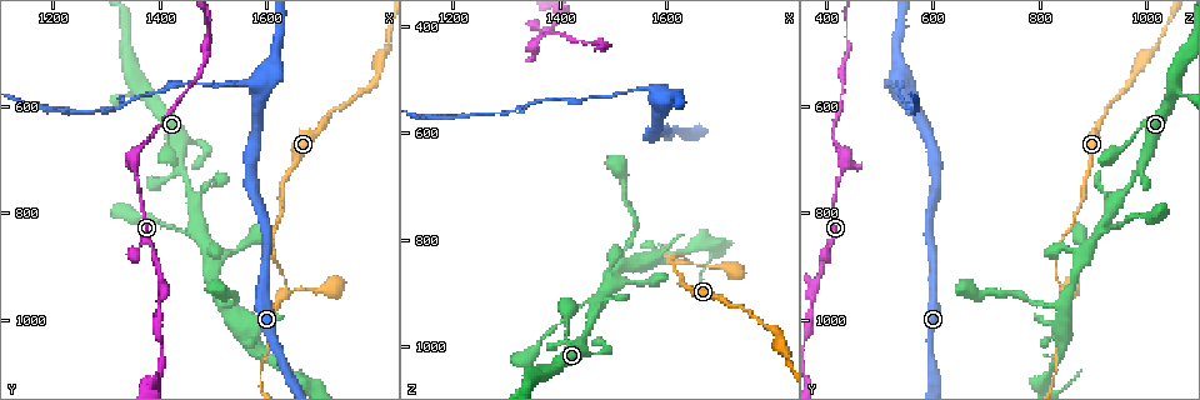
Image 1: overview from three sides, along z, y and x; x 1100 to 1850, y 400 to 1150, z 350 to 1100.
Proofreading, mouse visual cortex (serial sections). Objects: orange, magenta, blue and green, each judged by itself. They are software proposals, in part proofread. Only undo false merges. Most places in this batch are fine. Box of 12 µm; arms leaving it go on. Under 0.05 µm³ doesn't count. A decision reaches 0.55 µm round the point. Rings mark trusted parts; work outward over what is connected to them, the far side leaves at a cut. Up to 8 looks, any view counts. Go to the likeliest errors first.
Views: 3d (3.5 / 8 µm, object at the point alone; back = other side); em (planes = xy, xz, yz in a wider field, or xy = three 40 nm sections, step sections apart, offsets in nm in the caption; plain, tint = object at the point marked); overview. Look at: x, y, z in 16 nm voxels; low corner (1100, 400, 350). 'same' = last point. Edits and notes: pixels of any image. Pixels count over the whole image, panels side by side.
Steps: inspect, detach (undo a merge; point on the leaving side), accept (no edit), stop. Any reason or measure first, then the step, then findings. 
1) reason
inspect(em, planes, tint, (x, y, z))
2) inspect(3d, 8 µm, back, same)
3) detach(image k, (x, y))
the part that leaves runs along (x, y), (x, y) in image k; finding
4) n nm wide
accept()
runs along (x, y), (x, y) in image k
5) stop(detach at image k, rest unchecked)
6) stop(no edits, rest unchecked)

arms part here
inspect(3d, 3.5 µm, (1640, 945, 840))

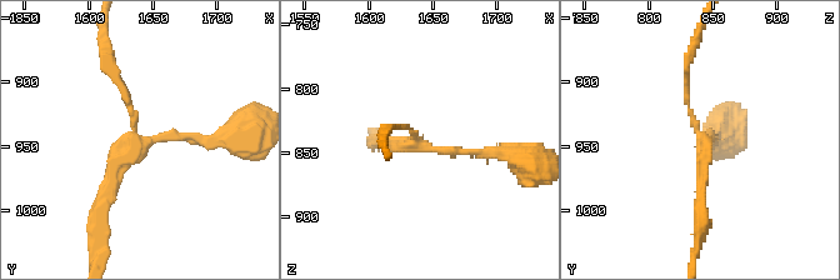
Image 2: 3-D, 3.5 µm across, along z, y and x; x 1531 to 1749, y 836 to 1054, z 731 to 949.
accept()
runs along (103, 66), (123, 93), (134, 139), (218, 139) in image 2; all the same cell

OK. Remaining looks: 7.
three arms meet
inspect(3d, 3.5 µm, (1580, 560, 515))

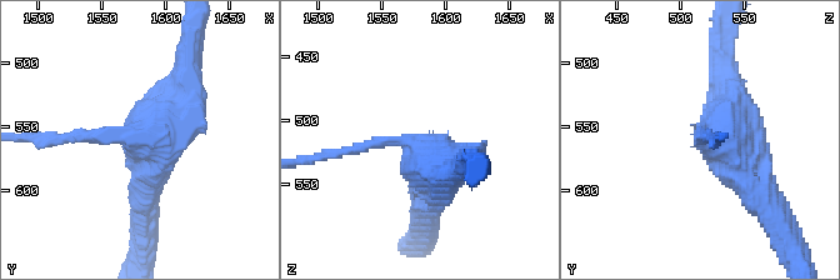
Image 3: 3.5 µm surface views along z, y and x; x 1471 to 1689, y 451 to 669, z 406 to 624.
3 arms; arms of 150, 350, 350 nm; need the tissue
inspect(em, xy, step 3, tint, (1576, 556, 518))

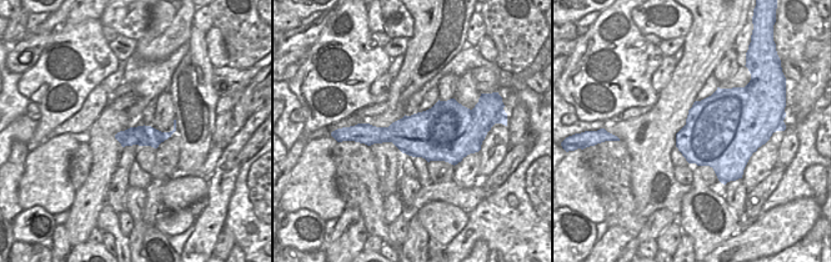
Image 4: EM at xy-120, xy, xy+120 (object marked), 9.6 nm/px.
accept()
runs along (771, 205), (724, 136), (724, 60) in image 3; one cell here

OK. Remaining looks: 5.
sudden change in width
inspect(3d, 8 µm, (1370, 675, 415))

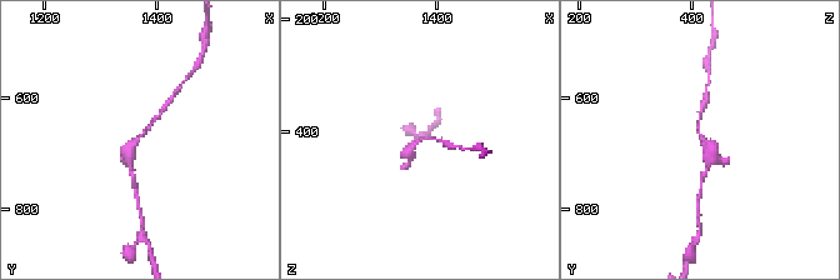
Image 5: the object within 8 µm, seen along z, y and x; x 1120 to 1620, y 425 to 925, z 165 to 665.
inspect(3d, 3.5 µm, (1365, 675, 420))

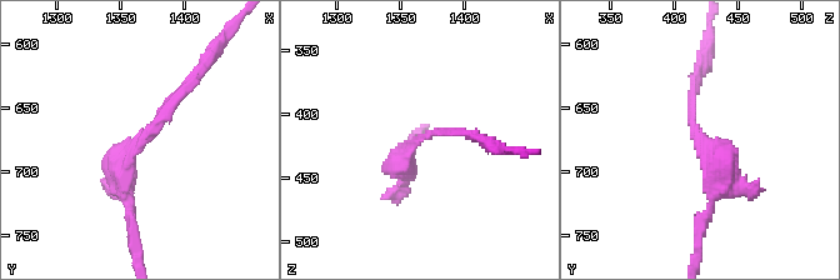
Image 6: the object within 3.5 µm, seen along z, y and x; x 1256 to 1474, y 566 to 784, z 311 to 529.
arms of 150, 250 nm
inspect(em, xy, step 3, tint, (1366, 674, 416))

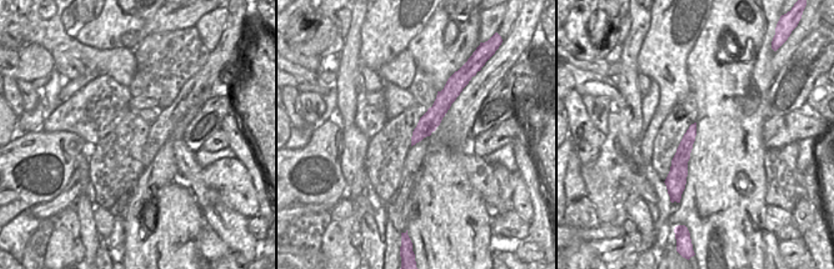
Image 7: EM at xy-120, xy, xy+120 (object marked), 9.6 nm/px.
accept()
one cell here

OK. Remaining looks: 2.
stop(no edits, rest unchecked)

